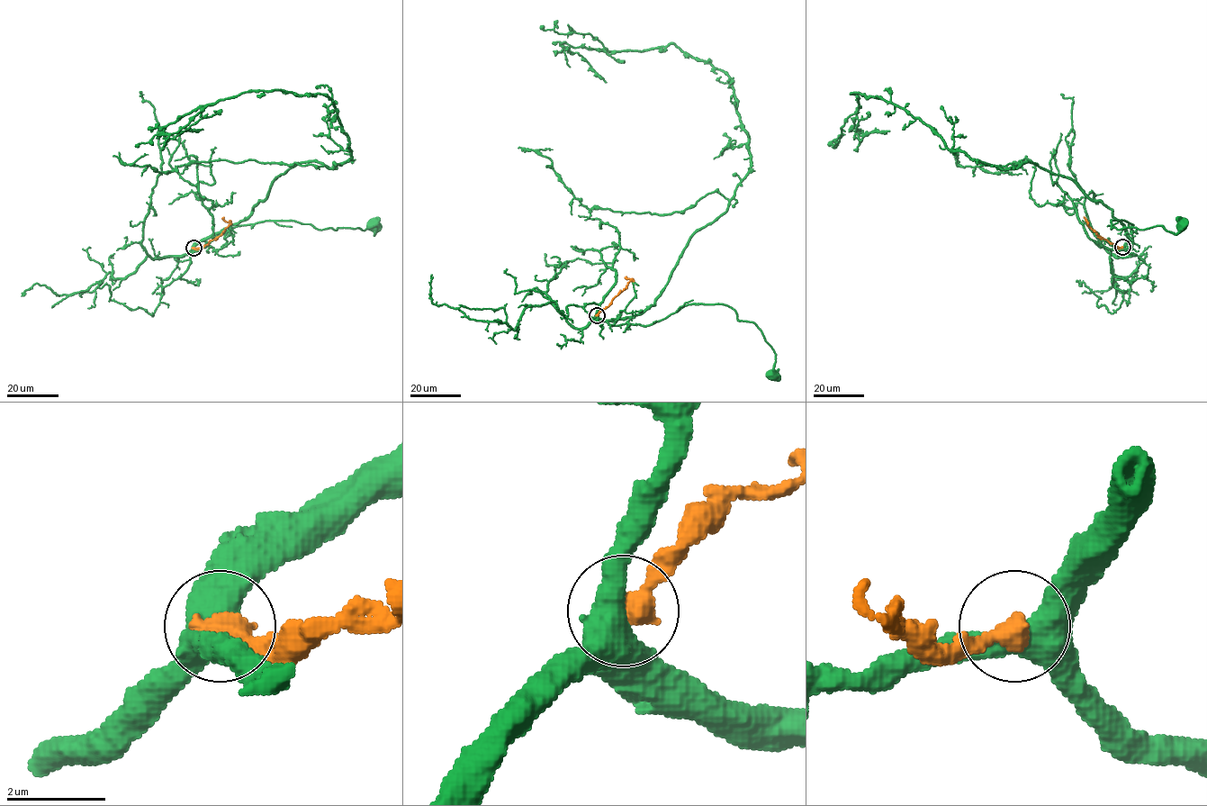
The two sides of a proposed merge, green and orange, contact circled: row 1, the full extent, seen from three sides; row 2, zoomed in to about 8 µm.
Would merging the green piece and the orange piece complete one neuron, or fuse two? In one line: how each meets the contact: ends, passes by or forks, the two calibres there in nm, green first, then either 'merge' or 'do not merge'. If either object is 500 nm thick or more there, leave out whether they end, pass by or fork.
480/500 nm | do not merge

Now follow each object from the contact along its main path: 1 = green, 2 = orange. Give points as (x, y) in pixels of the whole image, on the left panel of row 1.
1: (193, 248), (237, 226), (269, 221), (295, 221), (320, 230), (362, 230), (375, 226), (374, 234), (373, 225)
2: (193, 248), (202, 247), (216, 239), (229, 223), (223, 217)

